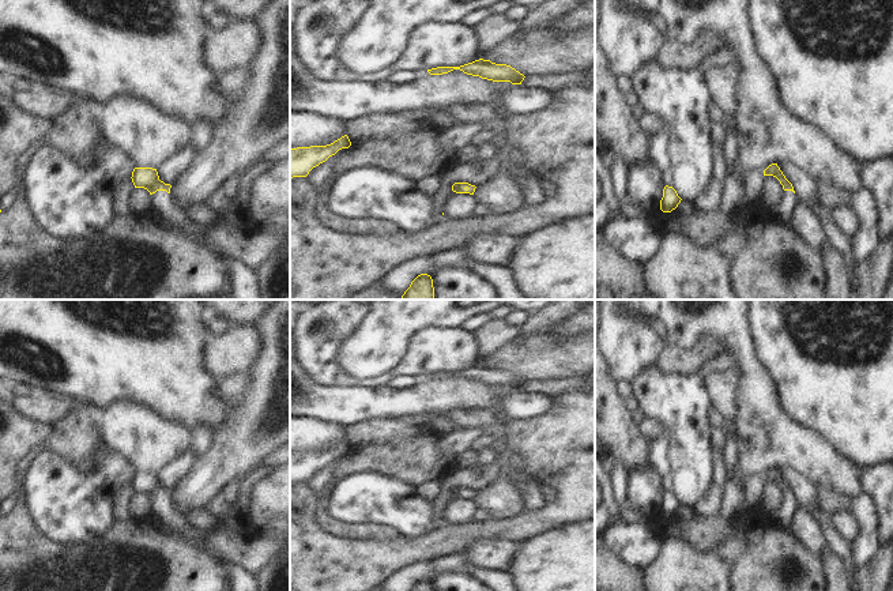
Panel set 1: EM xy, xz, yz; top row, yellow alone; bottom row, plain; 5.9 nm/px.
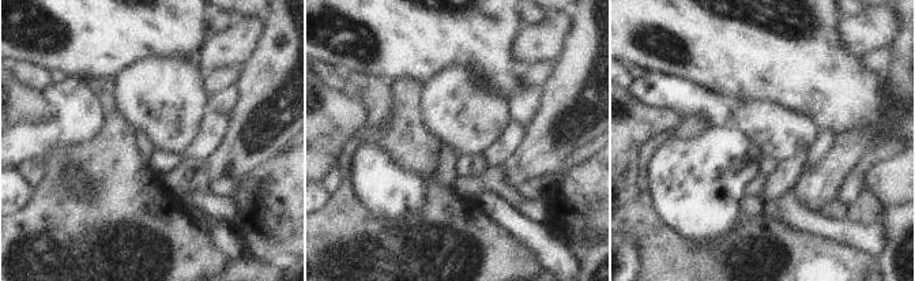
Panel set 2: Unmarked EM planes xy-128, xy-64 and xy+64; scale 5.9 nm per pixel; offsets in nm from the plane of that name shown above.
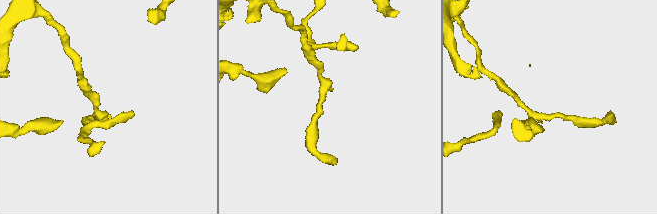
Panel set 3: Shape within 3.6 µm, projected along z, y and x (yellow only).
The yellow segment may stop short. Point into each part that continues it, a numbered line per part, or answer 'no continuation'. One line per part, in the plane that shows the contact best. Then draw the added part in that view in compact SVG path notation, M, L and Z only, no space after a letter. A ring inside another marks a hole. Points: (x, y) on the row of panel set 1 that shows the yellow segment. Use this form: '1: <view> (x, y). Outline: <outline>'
1: xy (166, 207). Outline: M157 191L151 195L151 211L169 230L206 246L206 227L192 223L186 218L180 202L166 191Z

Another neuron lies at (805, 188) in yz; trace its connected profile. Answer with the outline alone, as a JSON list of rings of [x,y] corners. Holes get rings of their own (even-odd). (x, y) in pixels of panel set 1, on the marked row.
[[[777,162],[777,166],[785,178],[792,184],[799,203],[809,207],[814,199],[818,199],[815,187],[817,181],[814,178],[790,162]]]

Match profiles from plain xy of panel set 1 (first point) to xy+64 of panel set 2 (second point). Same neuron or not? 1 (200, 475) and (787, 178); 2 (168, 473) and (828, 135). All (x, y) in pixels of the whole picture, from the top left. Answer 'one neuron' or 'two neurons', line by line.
1: two neurons
2: two neurons

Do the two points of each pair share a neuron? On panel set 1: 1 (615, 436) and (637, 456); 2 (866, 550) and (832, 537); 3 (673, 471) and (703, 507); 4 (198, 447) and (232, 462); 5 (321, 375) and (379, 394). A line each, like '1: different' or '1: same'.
1: same
2: different
3: different
4: different
5: different

